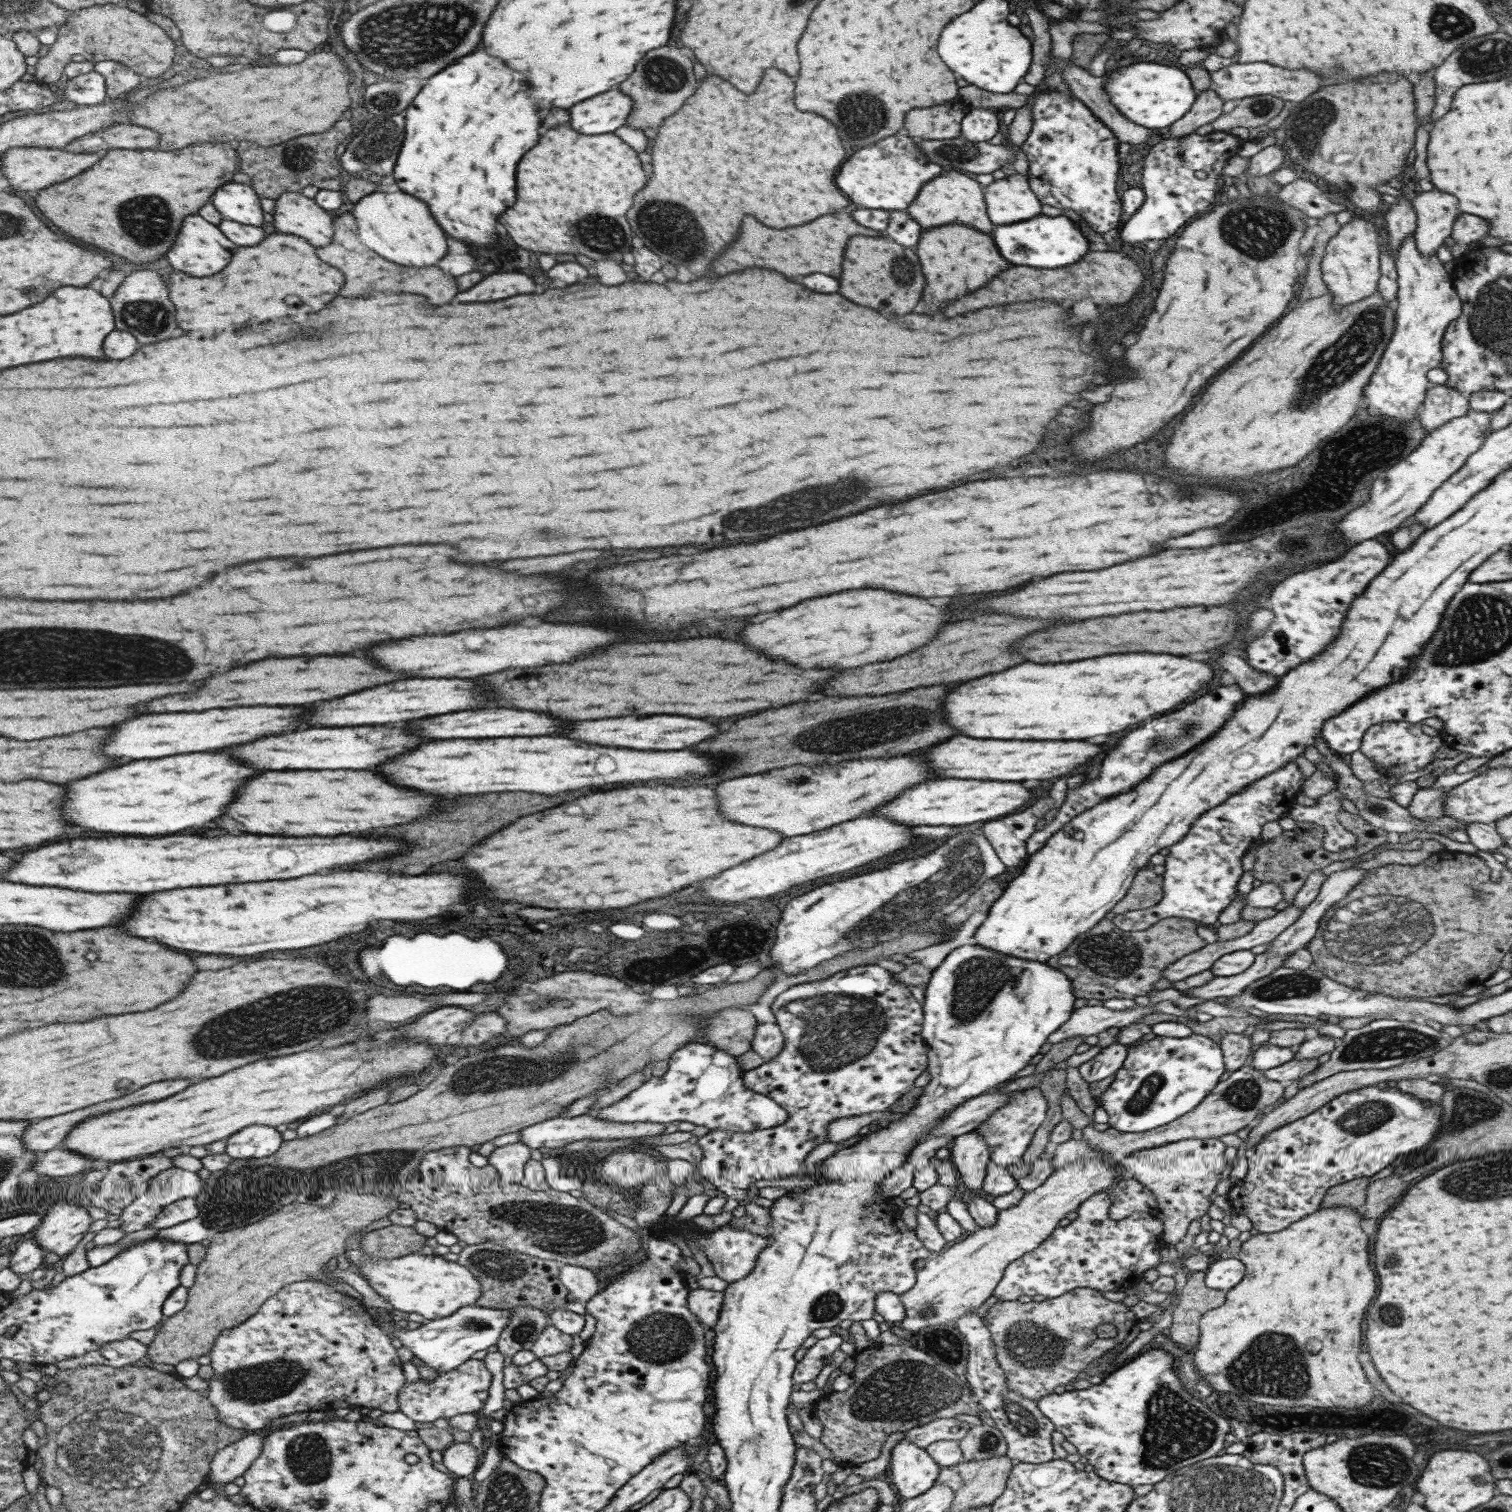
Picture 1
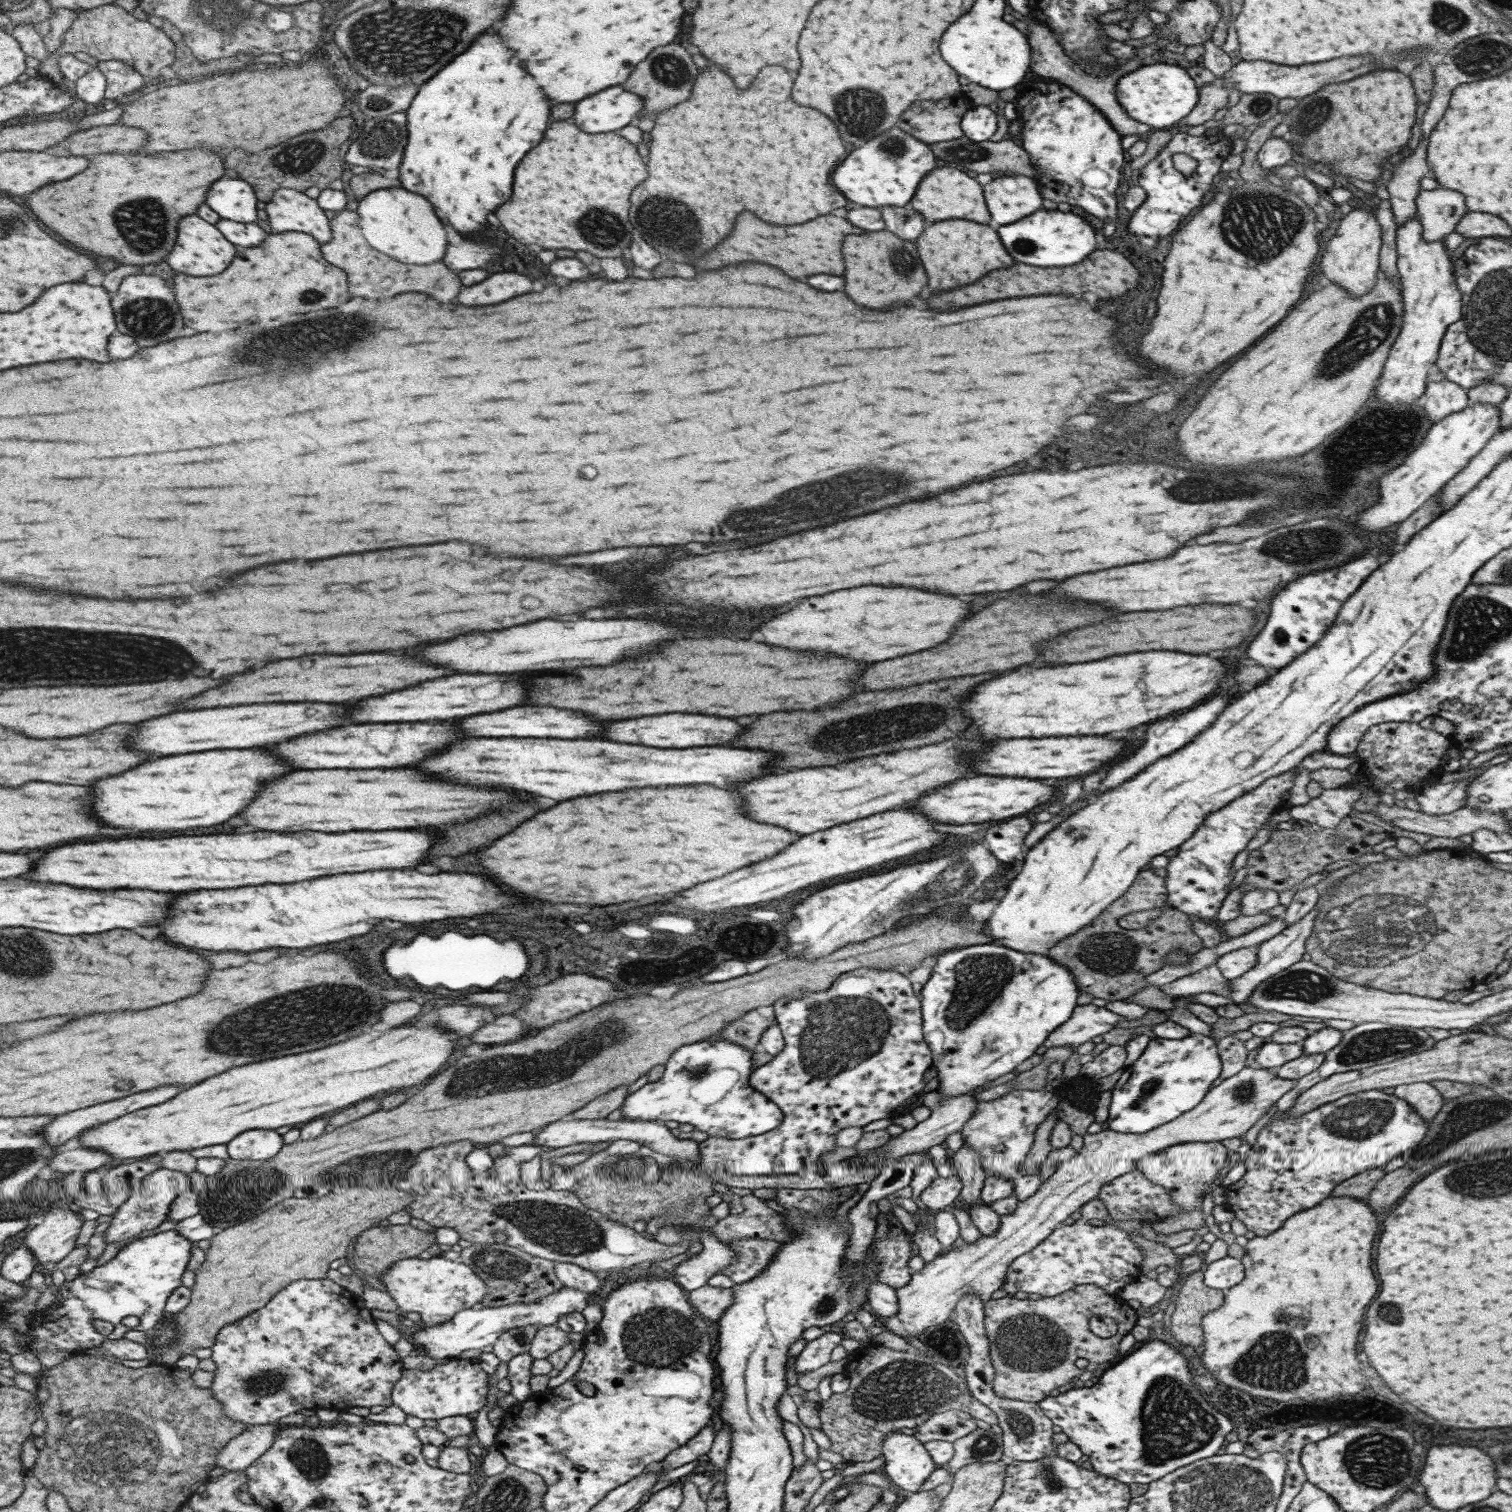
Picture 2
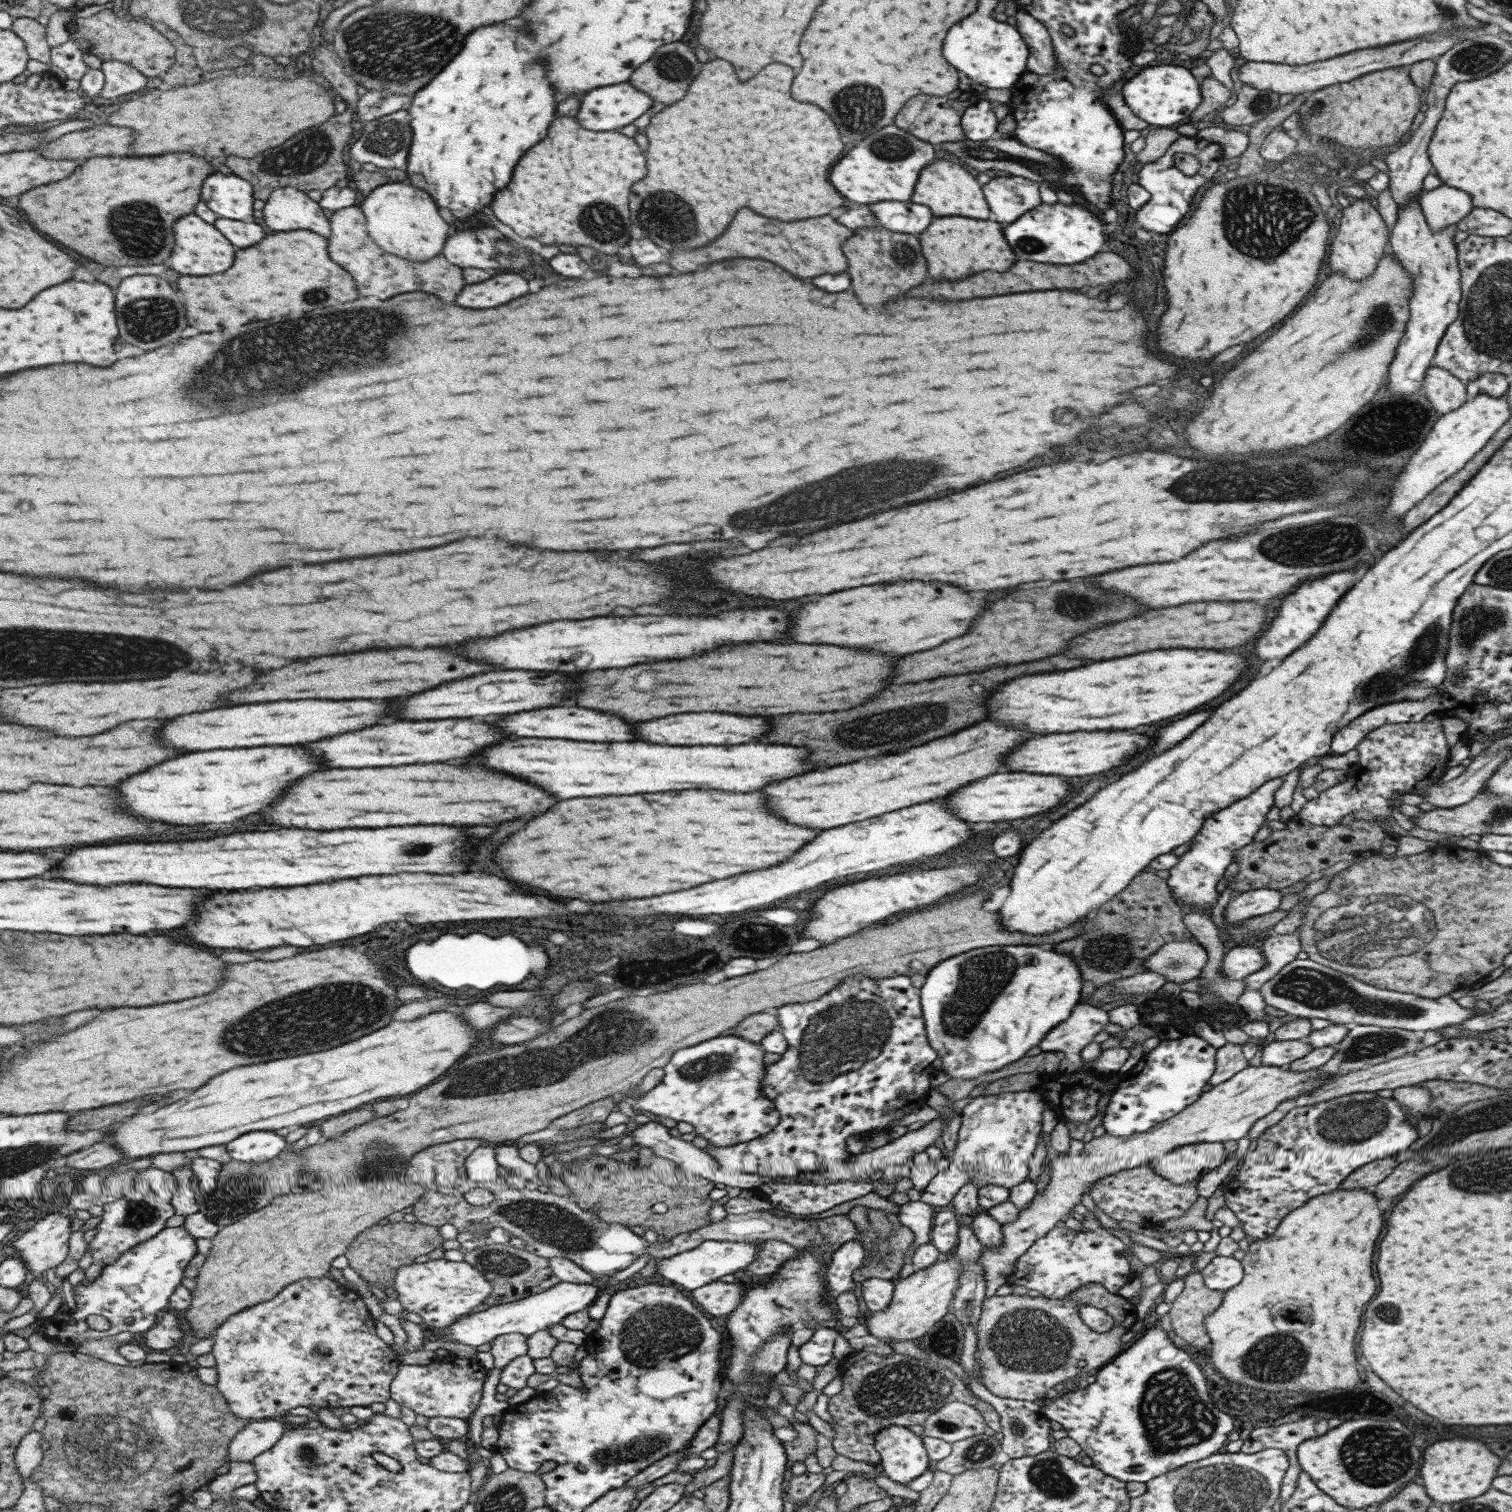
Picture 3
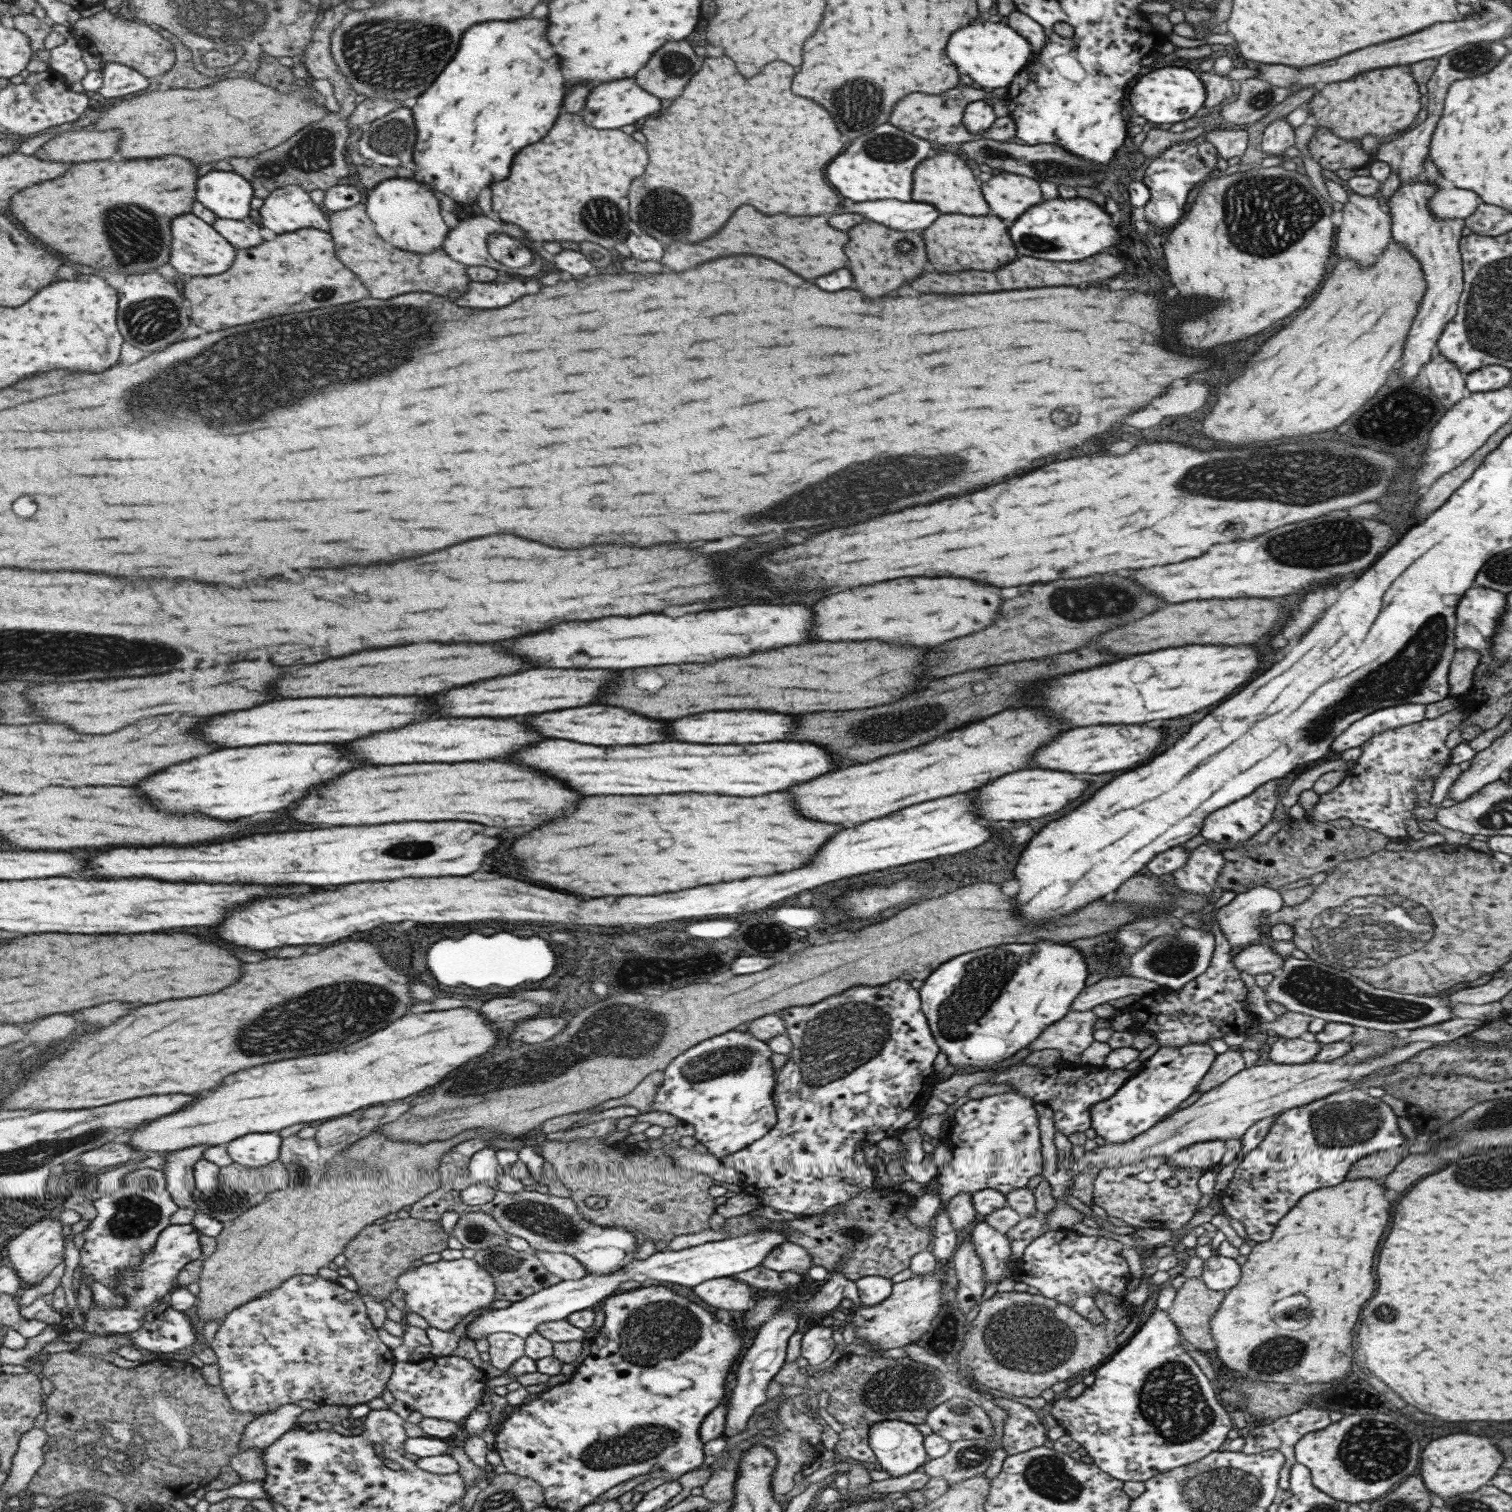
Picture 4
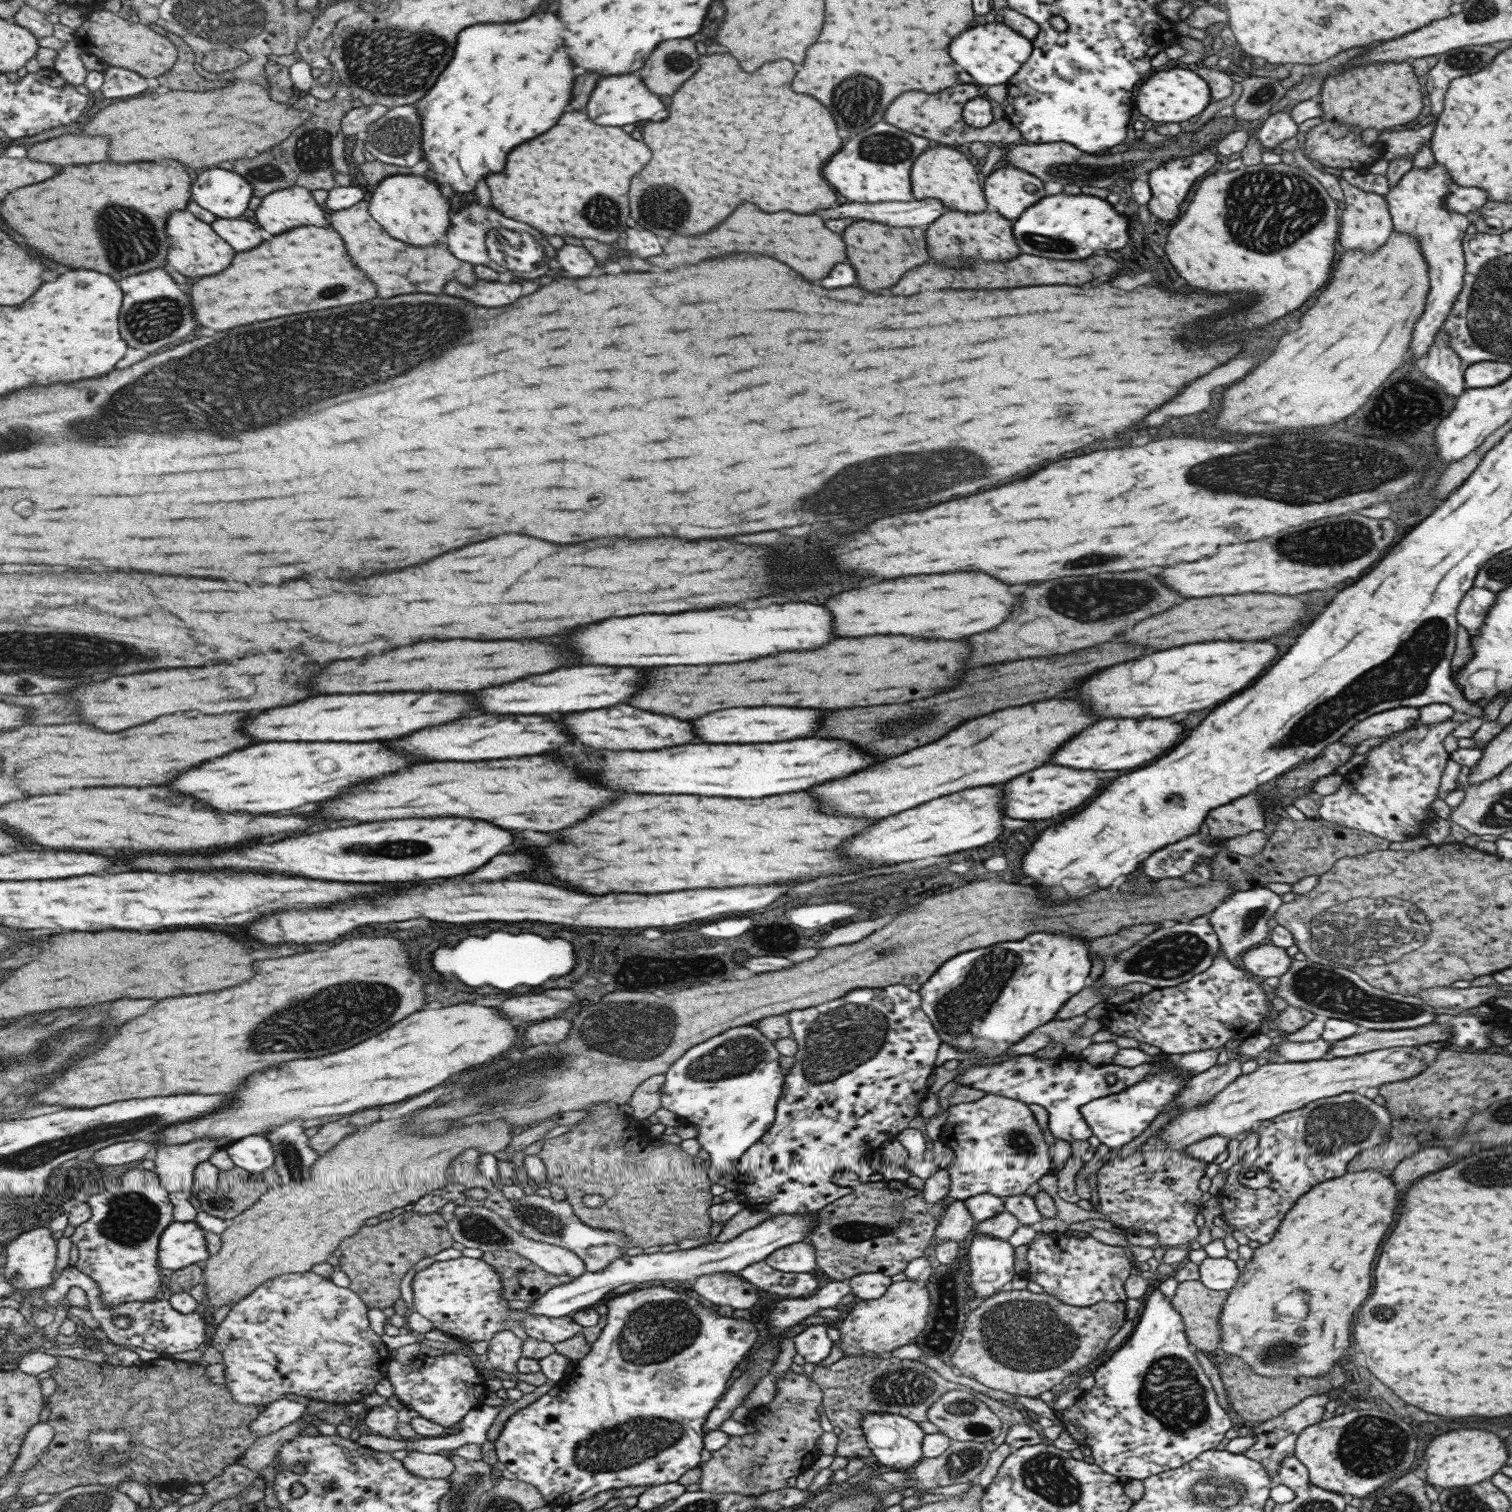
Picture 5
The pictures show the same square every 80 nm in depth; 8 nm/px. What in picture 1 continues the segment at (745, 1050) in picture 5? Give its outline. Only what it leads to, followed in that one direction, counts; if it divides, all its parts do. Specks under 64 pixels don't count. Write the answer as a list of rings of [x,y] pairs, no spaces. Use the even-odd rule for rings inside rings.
[[[697,1040],[681,1045],[668,1058],[666,1071],[661,1077],[651,1077],[634,1091],[626,1094],[621,1100],[607,1104],[592,1112],[592,1117],[602,1121],[632,1123],[648,1122],[690,1122],[695,1126],[705,1126],[708,1130],[723,1130],[729,1133],[753,1132],[777,1126],[786,1120],[786,1112],[768,1096],[763,1096],[745,1088],[741,1082],[742,1070],[737,1064],[737,1057],[718,1049],[716,1046]]]

